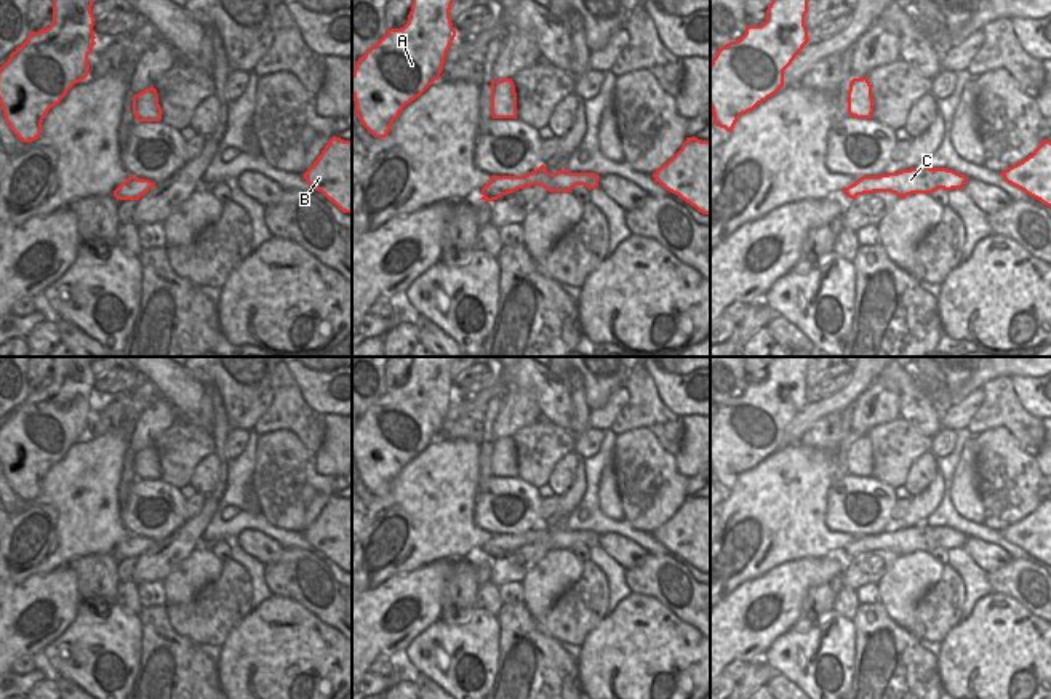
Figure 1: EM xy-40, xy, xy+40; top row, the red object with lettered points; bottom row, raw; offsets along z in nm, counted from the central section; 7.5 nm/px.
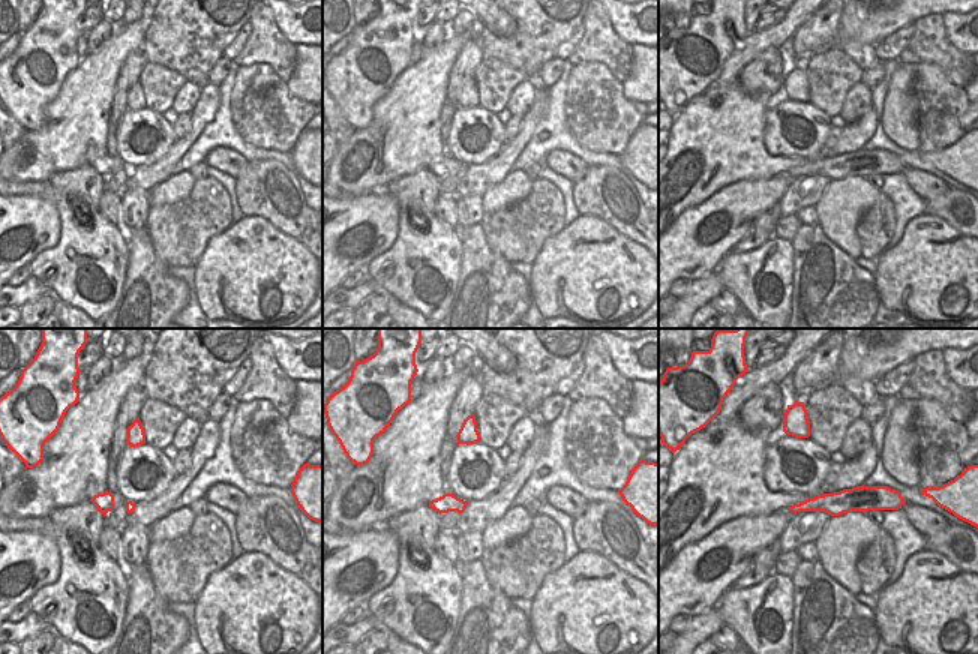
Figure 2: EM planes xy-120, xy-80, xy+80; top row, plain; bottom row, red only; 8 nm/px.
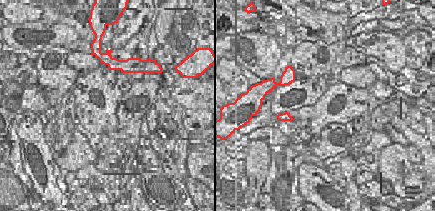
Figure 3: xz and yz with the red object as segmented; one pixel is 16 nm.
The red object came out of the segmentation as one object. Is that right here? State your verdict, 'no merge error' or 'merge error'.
no merge error

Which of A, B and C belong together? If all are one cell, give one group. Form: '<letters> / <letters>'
A B C

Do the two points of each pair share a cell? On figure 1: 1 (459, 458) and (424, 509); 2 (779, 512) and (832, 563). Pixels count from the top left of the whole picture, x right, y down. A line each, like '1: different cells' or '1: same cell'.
1: same cell
2: different cells

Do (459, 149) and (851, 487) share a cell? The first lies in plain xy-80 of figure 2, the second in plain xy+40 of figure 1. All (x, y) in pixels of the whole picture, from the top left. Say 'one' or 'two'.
one

